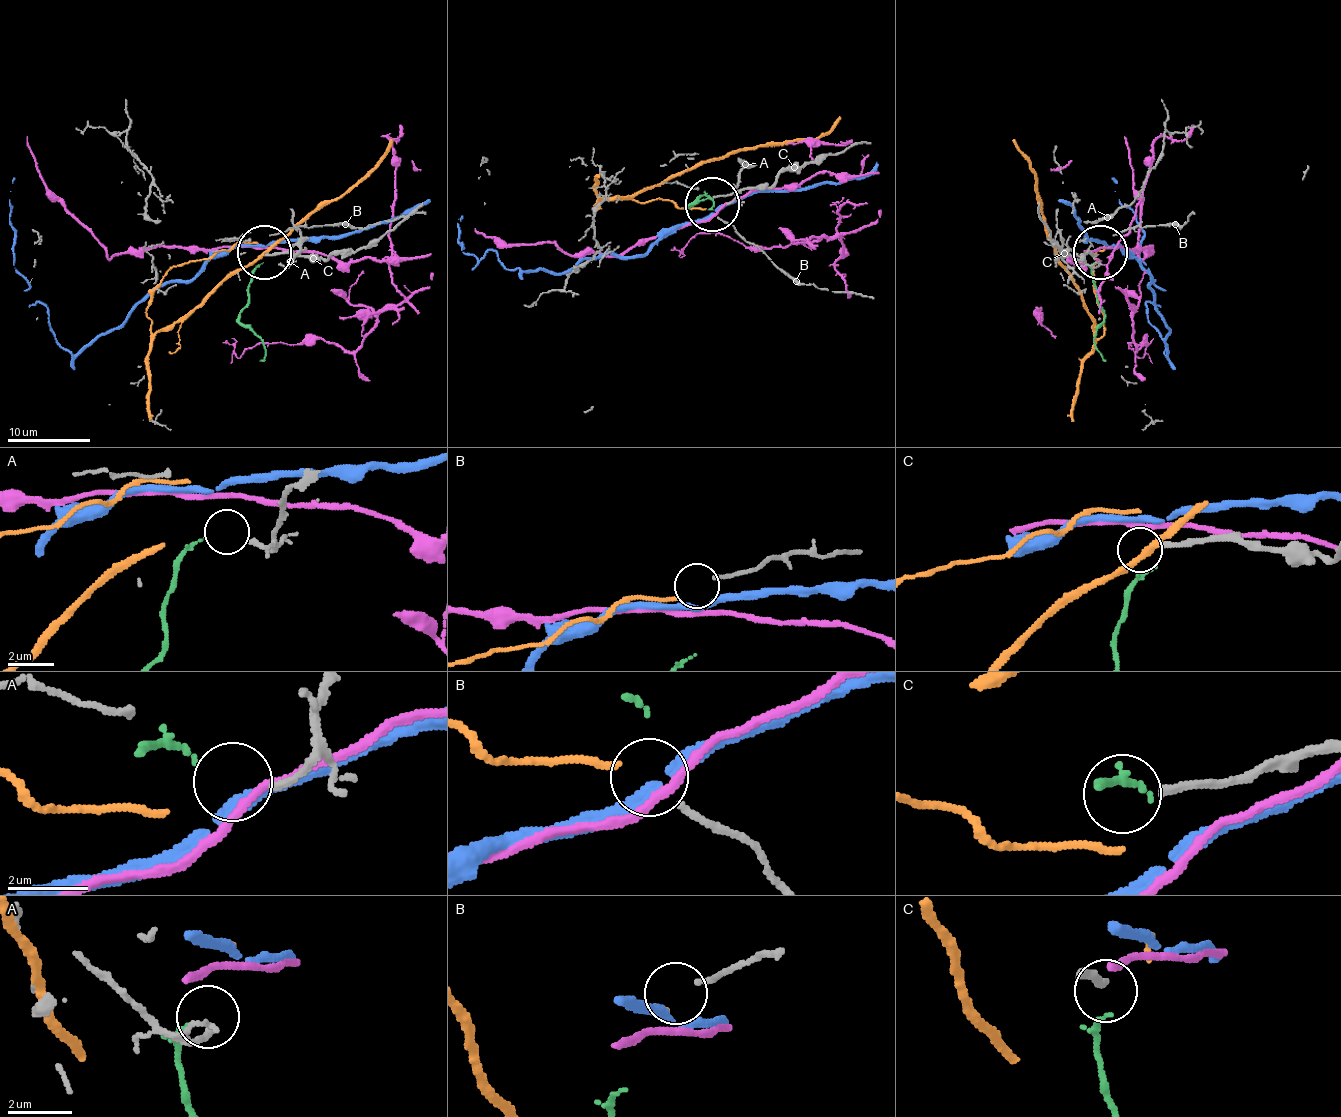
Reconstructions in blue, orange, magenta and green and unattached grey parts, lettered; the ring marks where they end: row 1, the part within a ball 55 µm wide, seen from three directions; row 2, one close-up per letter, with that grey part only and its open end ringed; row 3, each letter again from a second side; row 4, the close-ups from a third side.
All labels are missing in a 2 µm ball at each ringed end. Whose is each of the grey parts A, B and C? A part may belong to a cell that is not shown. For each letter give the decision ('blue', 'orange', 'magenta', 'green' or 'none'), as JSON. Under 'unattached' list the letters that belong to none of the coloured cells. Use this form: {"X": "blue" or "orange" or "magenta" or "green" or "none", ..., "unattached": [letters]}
{"A": "green", "B": "orange", "C": "none", "unattached": ["C"]}

